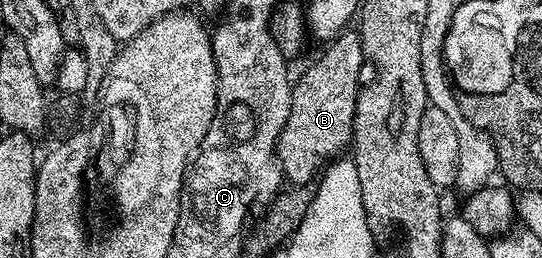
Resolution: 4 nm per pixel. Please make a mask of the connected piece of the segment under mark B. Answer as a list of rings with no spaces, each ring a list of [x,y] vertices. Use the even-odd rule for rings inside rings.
[[[345,30],[324,45],[325,53],[292,85],[293,105],[282,137],[284,179],[290,185],[298,181],[308,185],[353,139],[355,102],[363,84],[361,64],[366,63],[361,38],[356,31]]]

